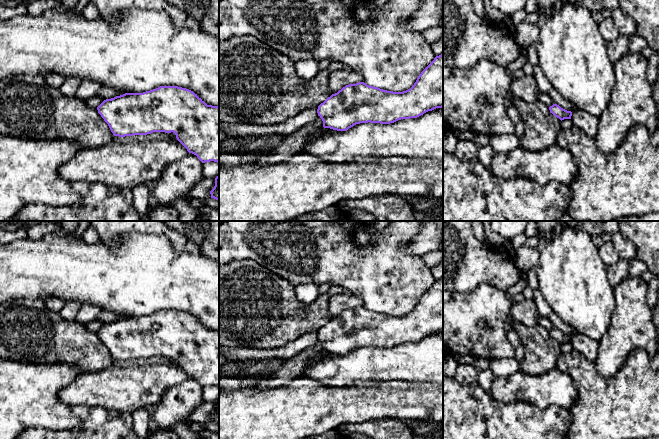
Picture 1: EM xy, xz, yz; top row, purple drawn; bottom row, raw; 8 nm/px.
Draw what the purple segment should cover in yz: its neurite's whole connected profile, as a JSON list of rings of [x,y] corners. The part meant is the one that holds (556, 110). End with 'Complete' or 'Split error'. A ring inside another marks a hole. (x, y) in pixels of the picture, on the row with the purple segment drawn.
[[[553,104],[552,106],[550,106],[549,110],[550,113],[552,113],[555,117],[559,118],[561,121],[564,119],[571,119],[572,112],[561,108],[557,104]]]. Complete

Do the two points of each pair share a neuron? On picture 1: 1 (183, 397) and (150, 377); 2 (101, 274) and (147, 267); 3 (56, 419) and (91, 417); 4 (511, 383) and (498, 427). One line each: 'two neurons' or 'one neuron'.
1: two neurons
2: one neuron
3: two neurons
4: two neurons

